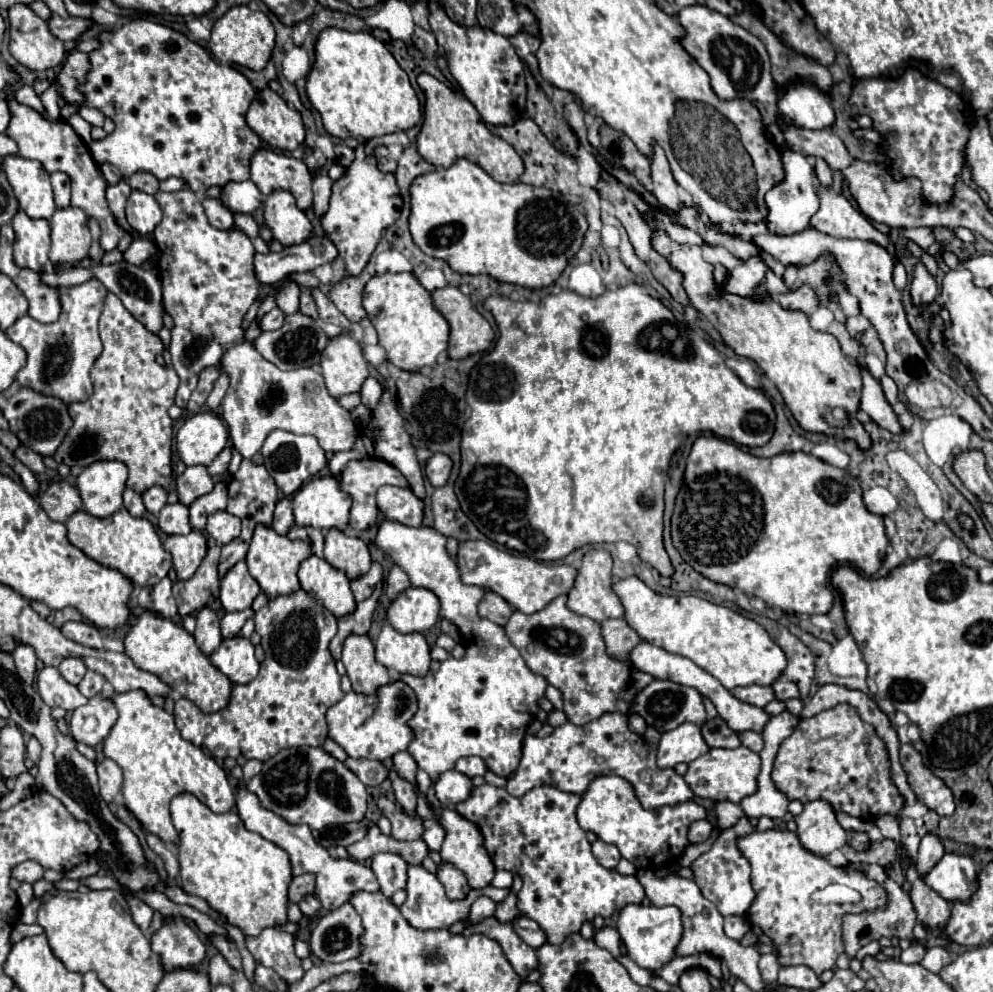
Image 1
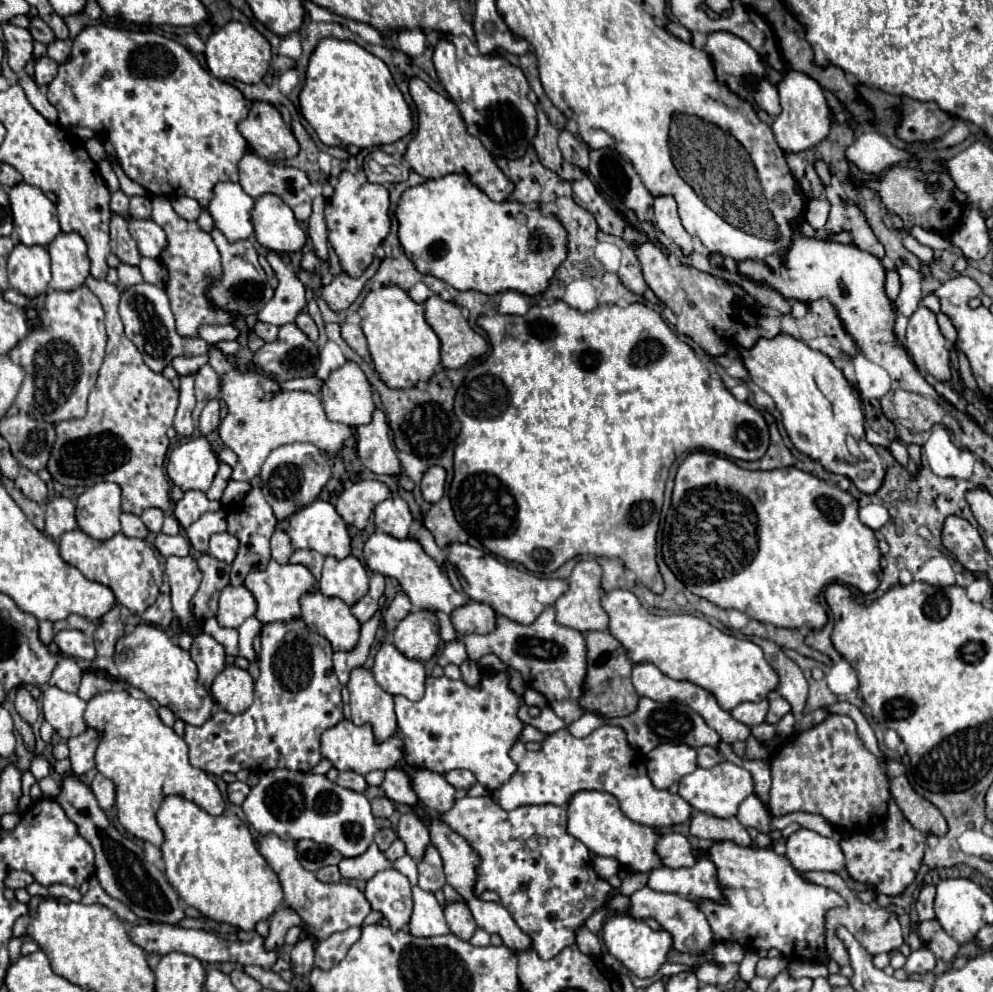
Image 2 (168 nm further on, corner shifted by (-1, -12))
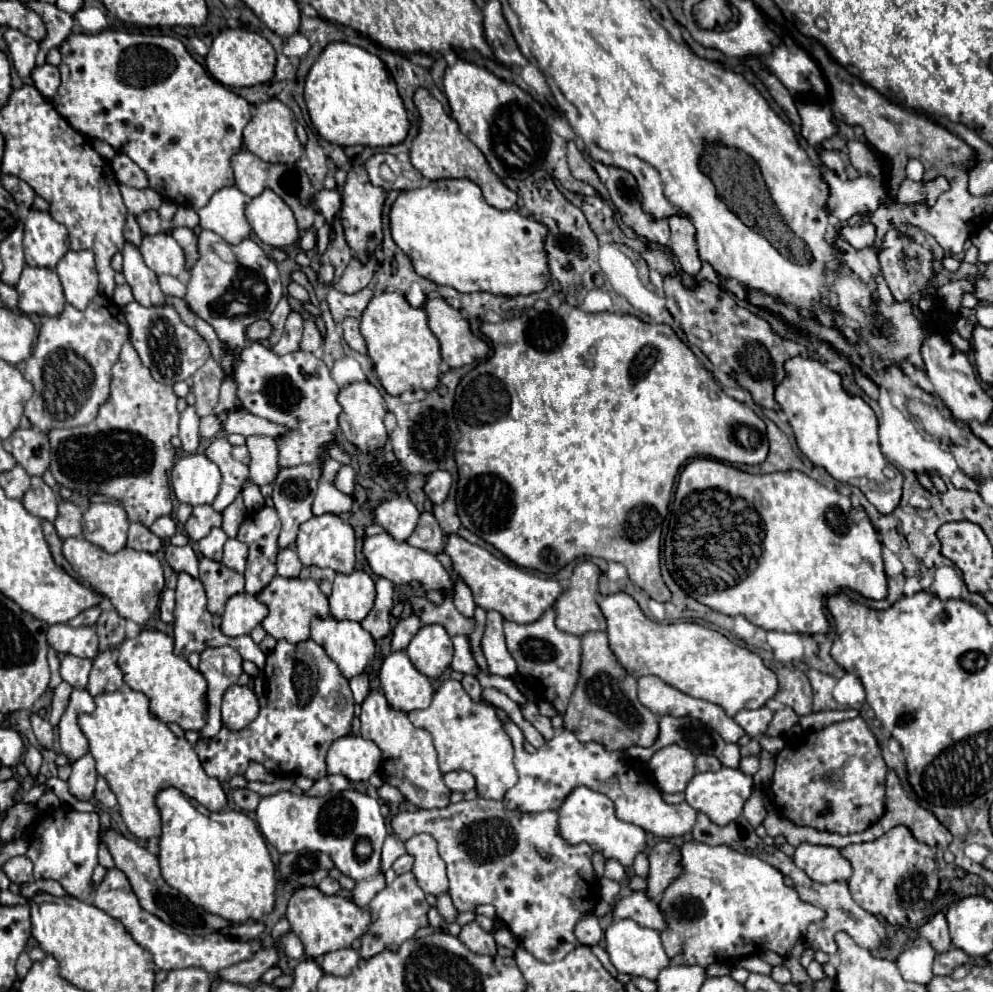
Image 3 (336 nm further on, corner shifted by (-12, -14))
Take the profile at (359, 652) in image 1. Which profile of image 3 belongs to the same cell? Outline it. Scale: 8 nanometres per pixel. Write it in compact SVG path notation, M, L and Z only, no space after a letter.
M382 692L368 694L368 698L362 704L360 722L362 722L362 738L372 740L382 752L384 761L381 771L384 782L396 786L402 792L402 796L418 808L428 810L428 808L444 808L446 804L450 804L450 790L442 780L432 736L426 730L414 728L404 712L390 708Z

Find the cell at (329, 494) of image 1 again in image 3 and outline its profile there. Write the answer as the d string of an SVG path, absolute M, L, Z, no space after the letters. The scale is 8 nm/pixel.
M324 514L318 518L310 518L300 526L298 538L296 538L296 554L304 566L318 566L318 568L332 568L340 574L352 574L356 556L354 556L354 530L348 522L344 522L340 516Z

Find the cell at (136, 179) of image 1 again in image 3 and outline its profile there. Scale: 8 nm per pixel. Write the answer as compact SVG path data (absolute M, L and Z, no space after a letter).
M148 210L140 216L136 216L136 220L138 220L138 226L140 226L142 234L146 234L146 236L154 236L154 234L162 232L162 220L160 220L156 210Z

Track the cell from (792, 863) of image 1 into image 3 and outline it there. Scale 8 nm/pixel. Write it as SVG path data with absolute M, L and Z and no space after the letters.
M684 842L680 846L682 872L674 882L664 890L658 908L666 920L666 928L660 932L664 950L674 964L684 966L710 966L714 962L728 962L728 958L748 958L758 956L766 950L772 950L786 958L798 936L806 934L810 922L822 920L824 912L812 904L806 904L798 898L792 886L784 884L784 876L770 864L750 856L734 852L730 846L708 846L700 842Z

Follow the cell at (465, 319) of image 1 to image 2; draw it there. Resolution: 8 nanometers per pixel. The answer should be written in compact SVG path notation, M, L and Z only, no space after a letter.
M431 296L425 302L425 320L441 340L441 364L445 368L461 368L463 364L481 358L489 350L487 340L469 326L469 322L461 314L461 308L455 302L445 302L439 296Z

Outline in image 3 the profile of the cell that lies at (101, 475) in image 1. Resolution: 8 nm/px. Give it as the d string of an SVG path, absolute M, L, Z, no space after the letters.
M90 504L84 514L84 538L112 554L126 546L128 526L124 508L116 504Z

